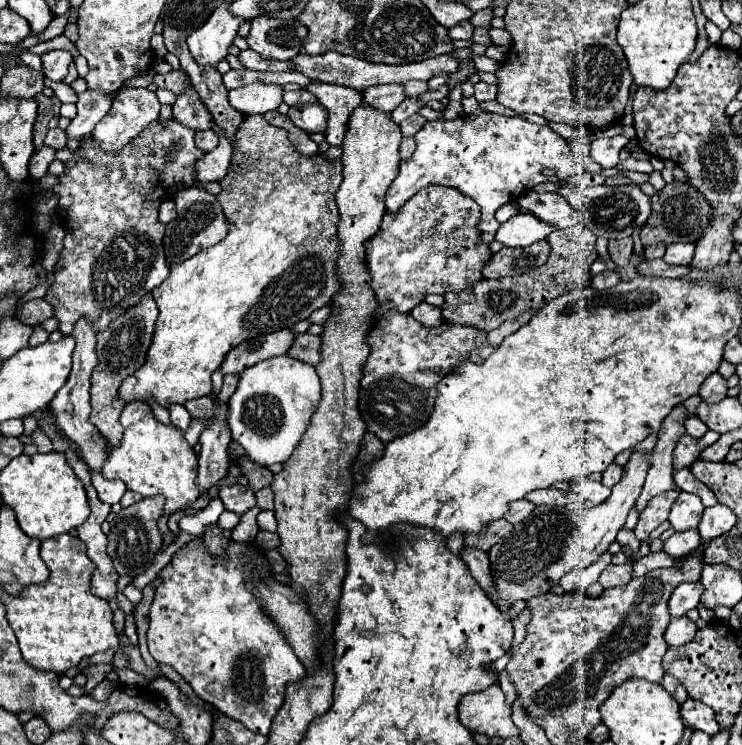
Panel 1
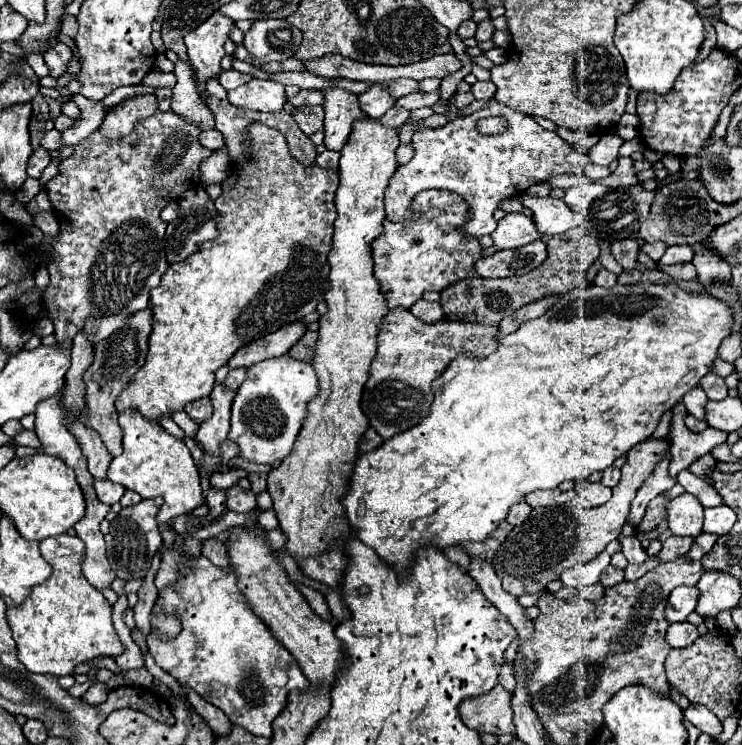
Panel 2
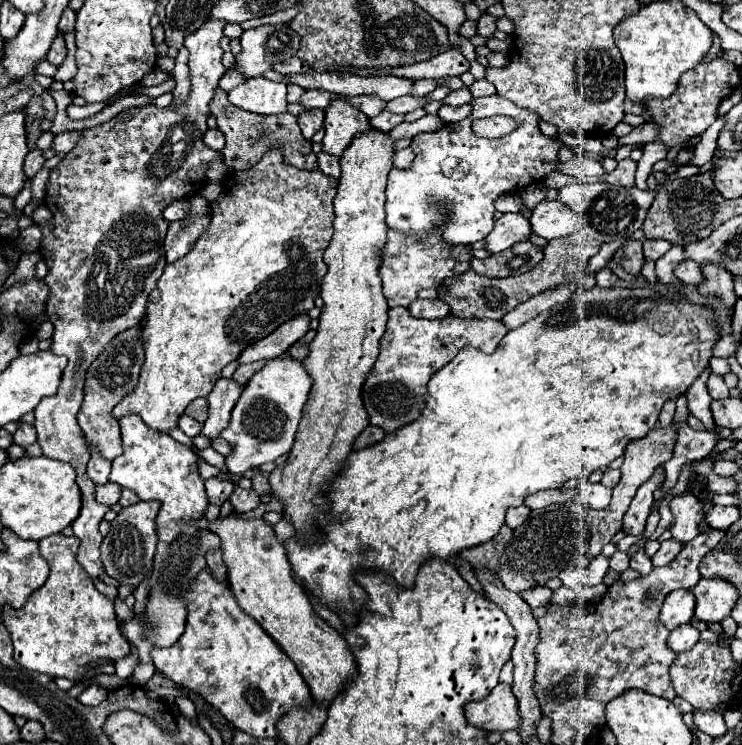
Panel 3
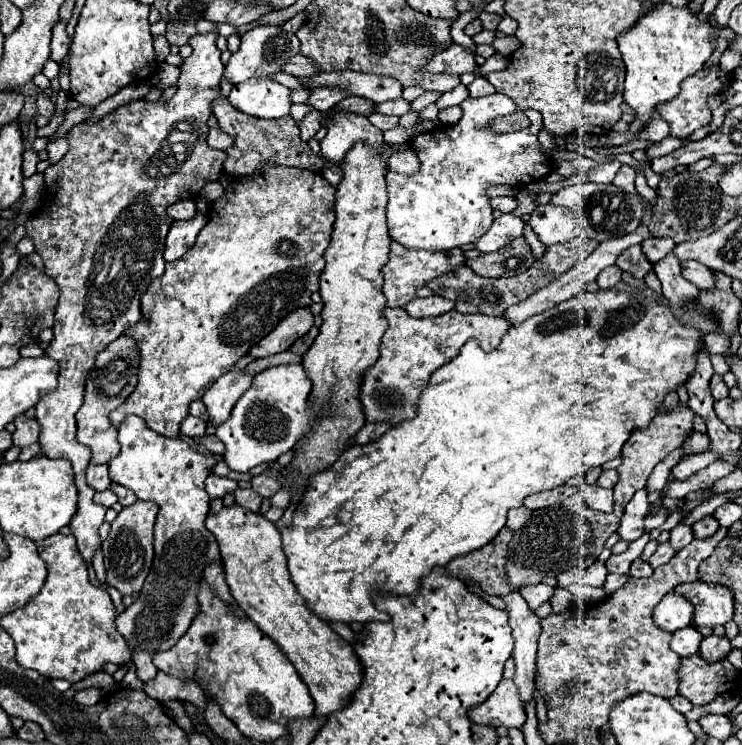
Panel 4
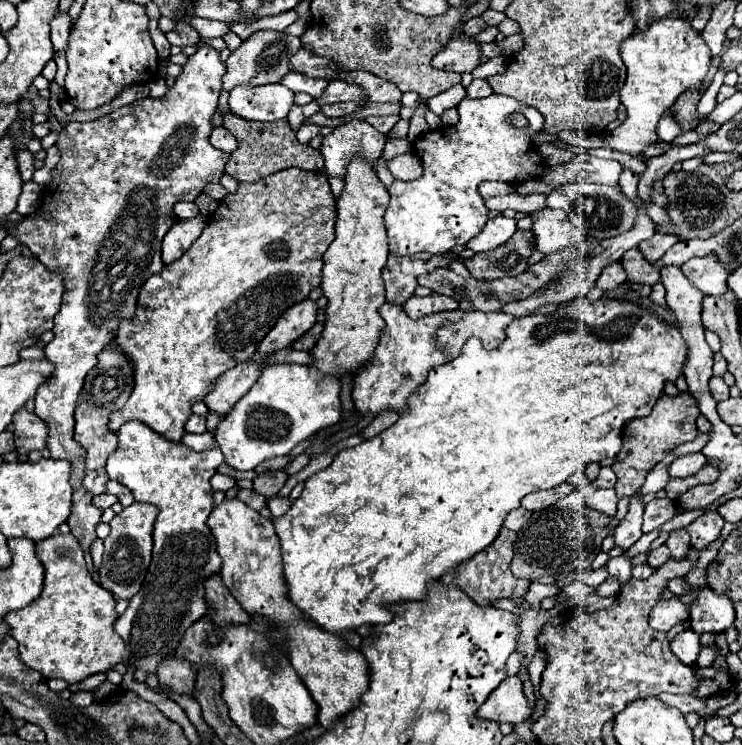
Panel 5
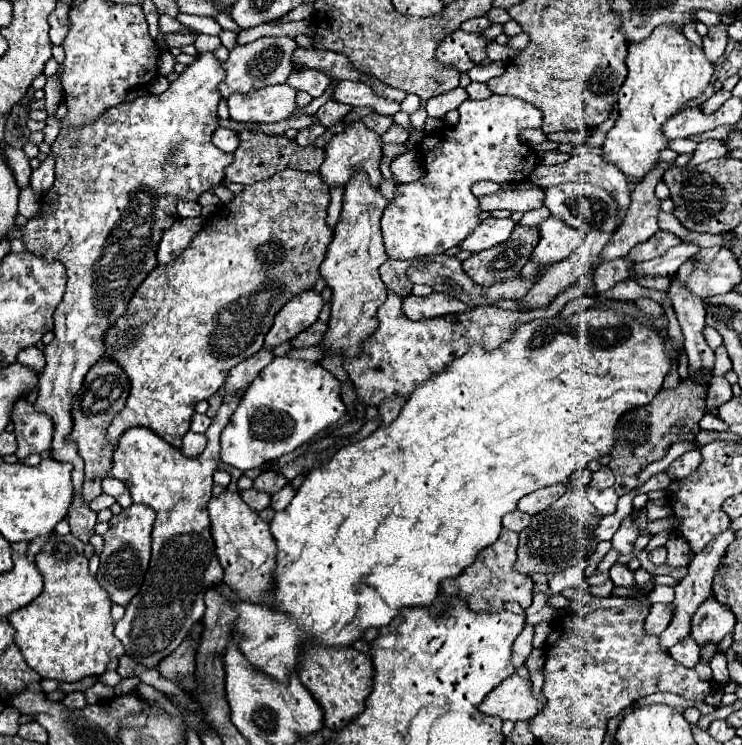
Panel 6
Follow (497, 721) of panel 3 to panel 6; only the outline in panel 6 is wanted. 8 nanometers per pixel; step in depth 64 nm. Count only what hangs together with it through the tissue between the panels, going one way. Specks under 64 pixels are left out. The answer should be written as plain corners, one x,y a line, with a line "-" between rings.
518,674
508,676
496,686
480,704
480,712
488,716
498,716
502,720
530,720
542,708
542,702
532,694
532,682
520,678

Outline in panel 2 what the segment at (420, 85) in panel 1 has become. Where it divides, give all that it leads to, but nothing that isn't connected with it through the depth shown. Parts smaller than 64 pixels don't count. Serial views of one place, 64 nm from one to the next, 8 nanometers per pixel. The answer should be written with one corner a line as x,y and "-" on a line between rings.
404,78
394,80
394,82
388,82
388,84
384,84
384,86
386,86
386,88
392,92
392,96
396,96
396,98
402,98
402,96
408,96
408,94
420,90
420,82
416,82
416,80
404,80

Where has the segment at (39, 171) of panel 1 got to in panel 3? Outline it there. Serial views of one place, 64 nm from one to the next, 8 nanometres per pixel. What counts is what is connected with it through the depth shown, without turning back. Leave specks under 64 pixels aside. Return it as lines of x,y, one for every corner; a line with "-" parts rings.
32,150
28,156
26,156
26,162
24,162
24,172
28,178
34,178
36,172
44,166
44,156
42,156
42,150

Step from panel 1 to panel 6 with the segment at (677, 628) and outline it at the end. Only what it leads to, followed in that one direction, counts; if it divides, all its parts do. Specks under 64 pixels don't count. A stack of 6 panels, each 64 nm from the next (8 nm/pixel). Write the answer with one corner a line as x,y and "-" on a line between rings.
692,636
682,638
678,644
674,644
668,654
678,662
684,664
686,668
694,668
700,660
700,646
696,644
696,640
692,640

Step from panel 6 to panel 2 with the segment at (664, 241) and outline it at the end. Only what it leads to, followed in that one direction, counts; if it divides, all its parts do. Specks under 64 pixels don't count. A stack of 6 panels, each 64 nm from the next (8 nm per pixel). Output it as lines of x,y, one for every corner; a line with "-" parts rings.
654,242
654,244
644,244
642,246
642,250
654,260
654,262
658,262
662,256
664,256
664,252
666,252
666,244
660,244
660,242

